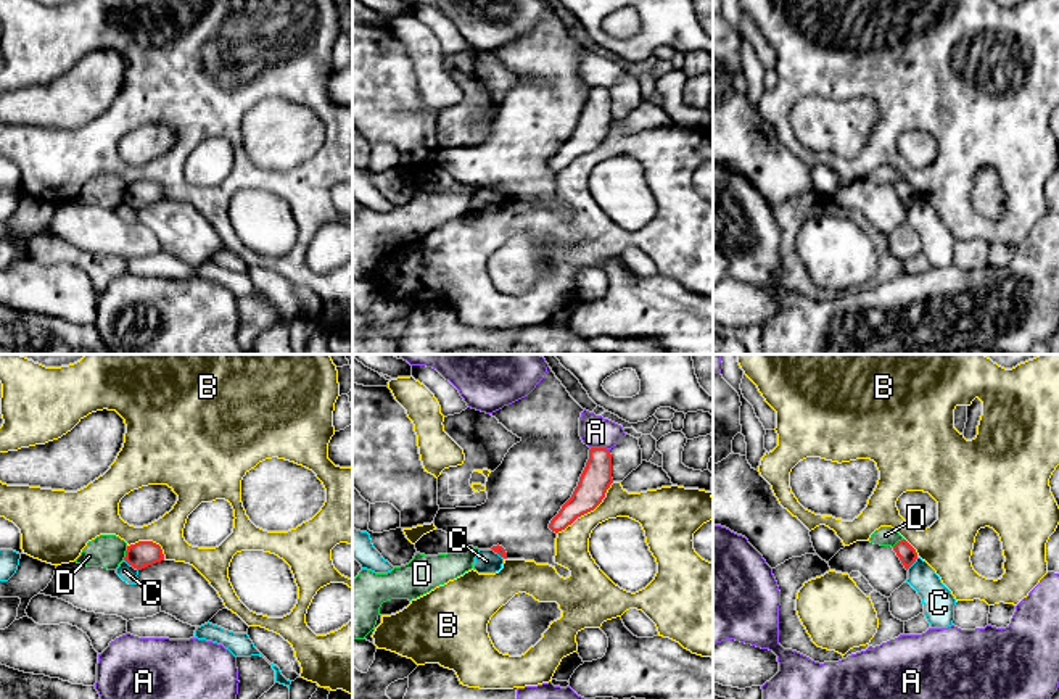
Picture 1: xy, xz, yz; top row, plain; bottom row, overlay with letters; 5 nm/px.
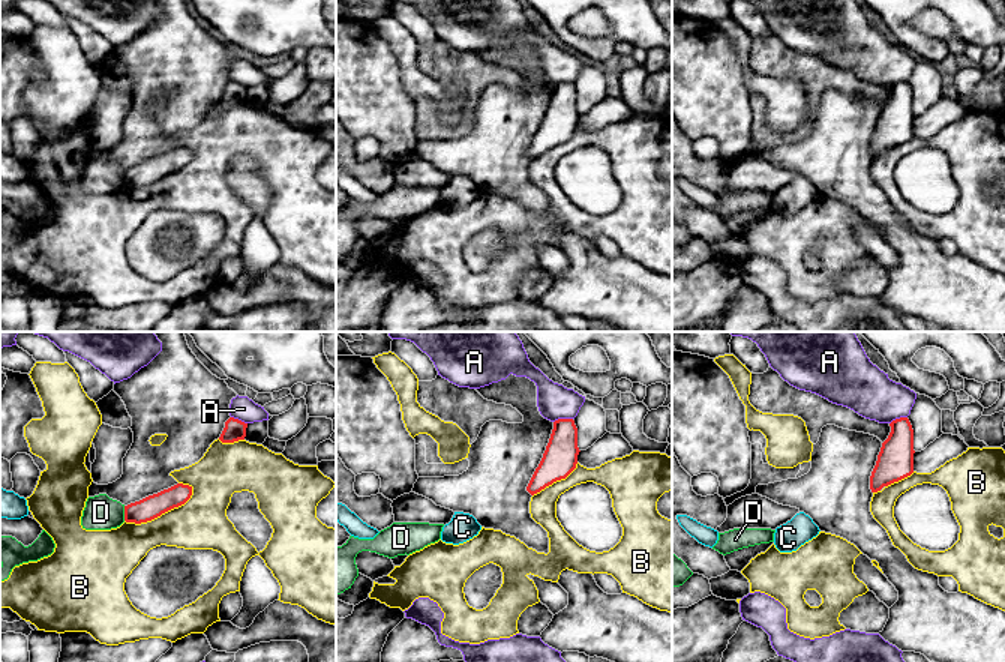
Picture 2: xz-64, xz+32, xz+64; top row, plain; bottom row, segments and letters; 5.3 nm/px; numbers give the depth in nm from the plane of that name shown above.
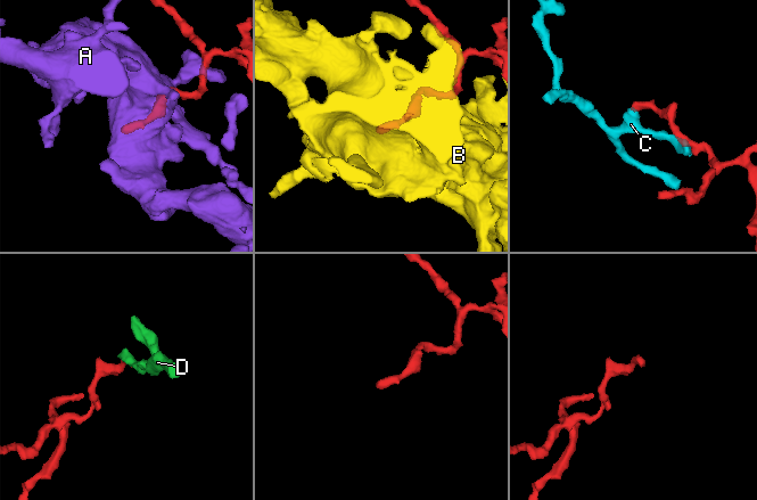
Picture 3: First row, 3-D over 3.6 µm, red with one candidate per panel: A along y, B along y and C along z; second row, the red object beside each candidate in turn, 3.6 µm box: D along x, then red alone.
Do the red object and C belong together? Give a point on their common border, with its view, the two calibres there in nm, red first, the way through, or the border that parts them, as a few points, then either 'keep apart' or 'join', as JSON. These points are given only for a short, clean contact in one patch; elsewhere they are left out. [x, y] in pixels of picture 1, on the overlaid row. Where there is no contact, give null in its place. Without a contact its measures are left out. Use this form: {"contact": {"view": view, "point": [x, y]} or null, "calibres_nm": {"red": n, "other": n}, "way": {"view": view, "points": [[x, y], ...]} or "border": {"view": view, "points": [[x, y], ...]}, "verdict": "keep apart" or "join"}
{"contact": {"view": "xy", "point": [131, 564]}, "calibres_nm": {"red": 130, "other": 80}, "border": {"view": "xy", "points": [[124, 559], [137, 570]]}, "verdict": "keep apart"}

